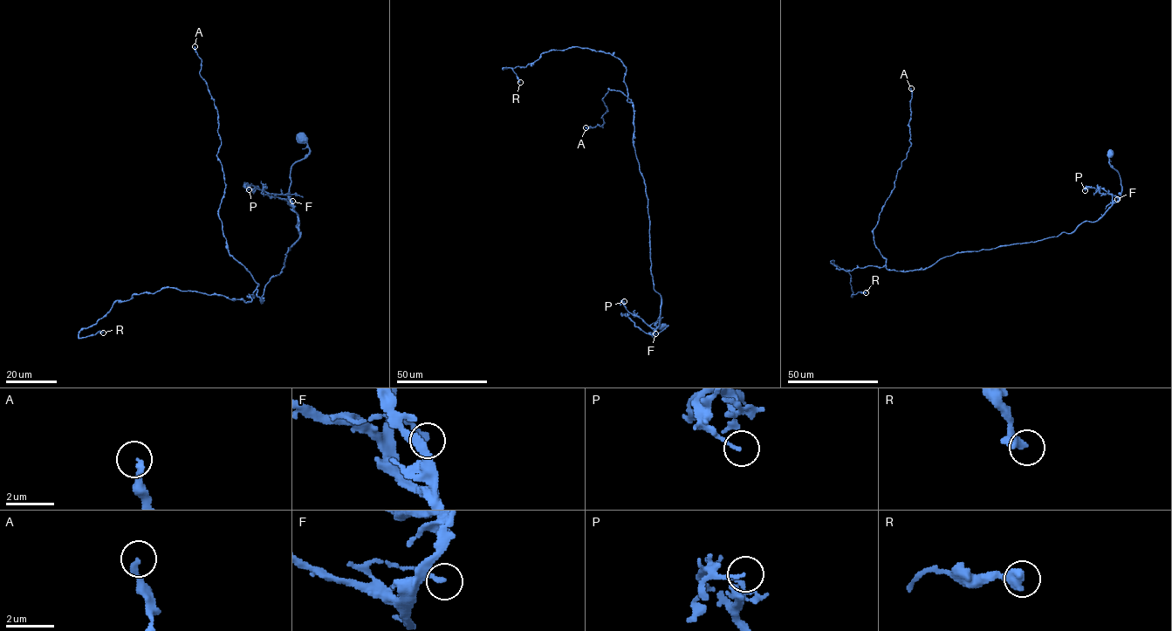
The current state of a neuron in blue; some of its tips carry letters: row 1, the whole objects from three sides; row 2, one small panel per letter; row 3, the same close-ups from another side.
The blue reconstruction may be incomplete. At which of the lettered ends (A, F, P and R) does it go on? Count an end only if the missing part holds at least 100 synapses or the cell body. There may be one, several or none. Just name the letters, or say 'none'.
none

